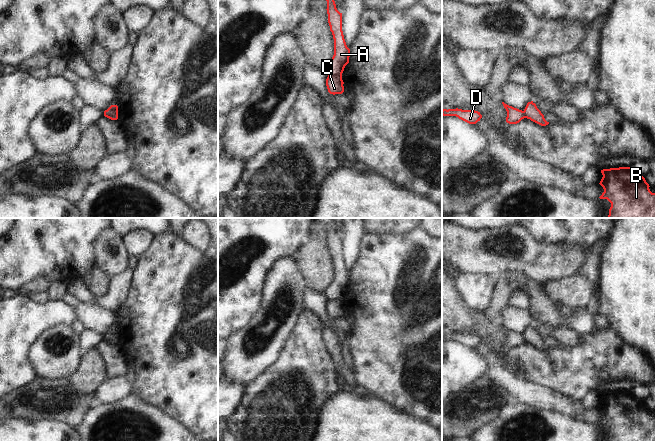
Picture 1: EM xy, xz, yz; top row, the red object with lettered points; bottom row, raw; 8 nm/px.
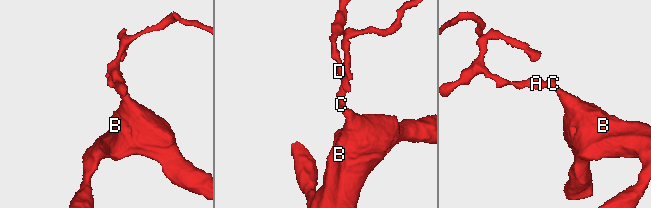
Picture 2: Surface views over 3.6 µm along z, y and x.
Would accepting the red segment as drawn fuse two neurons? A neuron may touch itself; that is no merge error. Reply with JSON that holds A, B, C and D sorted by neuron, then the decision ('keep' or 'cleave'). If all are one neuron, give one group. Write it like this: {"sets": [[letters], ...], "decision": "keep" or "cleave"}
{"sets": [["A", "D"], ["B", "C"]], "decision": "cleave"}

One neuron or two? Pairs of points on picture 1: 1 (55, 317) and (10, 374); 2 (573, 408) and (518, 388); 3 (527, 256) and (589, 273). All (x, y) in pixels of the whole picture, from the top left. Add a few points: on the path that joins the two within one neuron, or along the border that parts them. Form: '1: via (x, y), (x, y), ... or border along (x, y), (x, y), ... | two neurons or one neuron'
1: via (38, 324), (10, 352), (10, 357) | one neuron
2: via (559, 403), (532, 394) | one neuron
3: border along (591, 250), (577, 271) | two neurons

